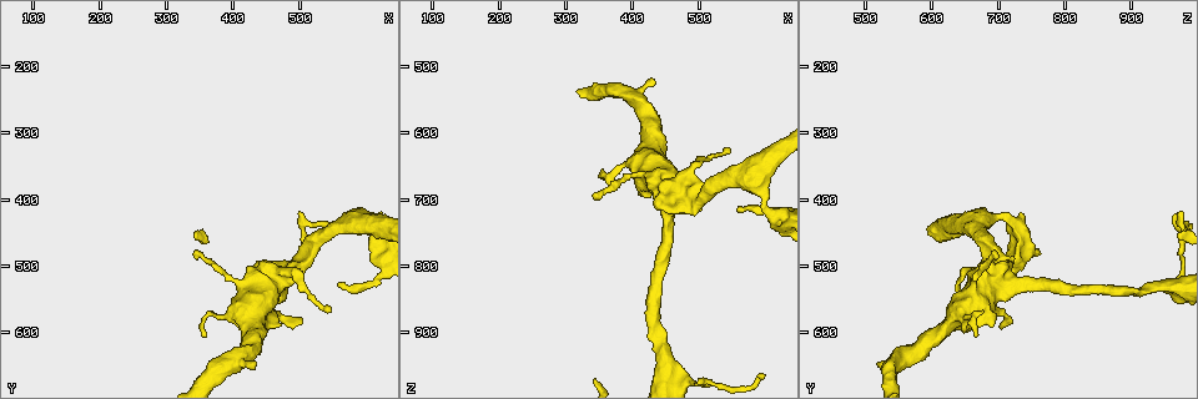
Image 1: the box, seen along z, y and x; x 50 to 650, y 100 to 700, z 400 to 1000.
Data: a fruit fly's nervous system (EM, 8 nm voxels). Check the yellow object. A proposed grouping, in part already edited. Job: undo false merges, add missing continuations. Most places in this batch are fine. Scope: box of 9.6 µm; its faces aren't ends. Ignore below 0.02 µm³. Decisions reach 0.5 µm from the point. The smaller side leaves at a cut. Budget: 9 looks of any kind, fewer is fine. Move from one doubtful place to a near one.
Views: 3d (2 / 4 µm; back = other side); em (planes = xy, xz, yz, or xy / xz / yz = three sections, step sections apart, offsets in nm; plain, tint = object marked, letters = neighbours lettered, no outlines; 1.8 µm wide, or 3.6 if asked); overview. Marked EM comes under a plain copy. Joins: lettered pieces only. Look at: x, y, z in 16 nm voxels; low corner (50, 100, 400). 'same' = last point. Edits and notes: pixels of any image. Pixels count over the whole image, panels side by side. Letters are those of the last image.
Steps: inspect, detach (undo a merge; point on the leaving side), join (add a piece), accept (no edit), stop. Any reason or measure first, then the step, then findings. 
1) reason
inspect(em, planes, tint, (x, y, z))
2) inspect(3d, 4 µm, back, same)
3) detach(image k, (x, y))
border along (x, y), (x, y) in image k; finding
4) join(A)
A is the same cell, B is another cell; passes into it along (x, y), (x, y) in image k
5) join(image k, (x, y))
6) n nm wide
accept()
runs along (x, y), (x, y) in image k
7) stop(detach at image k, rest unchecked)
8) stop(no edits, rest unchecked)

inspect(3d, 4 µm, (415, 570, 650))

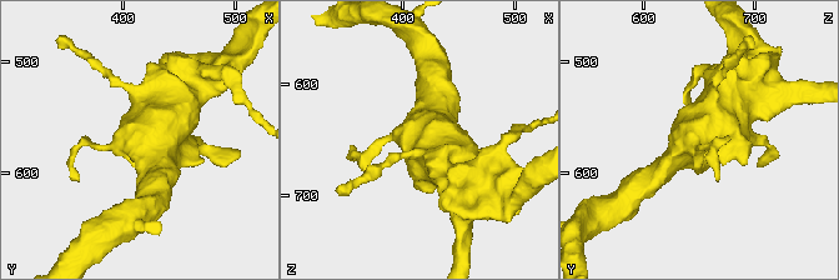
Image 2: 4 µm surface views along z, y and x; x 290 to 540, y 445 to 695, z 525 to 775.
inspect(em, 3.6 µm, xy, step 8, tint, (414, 566, 646))

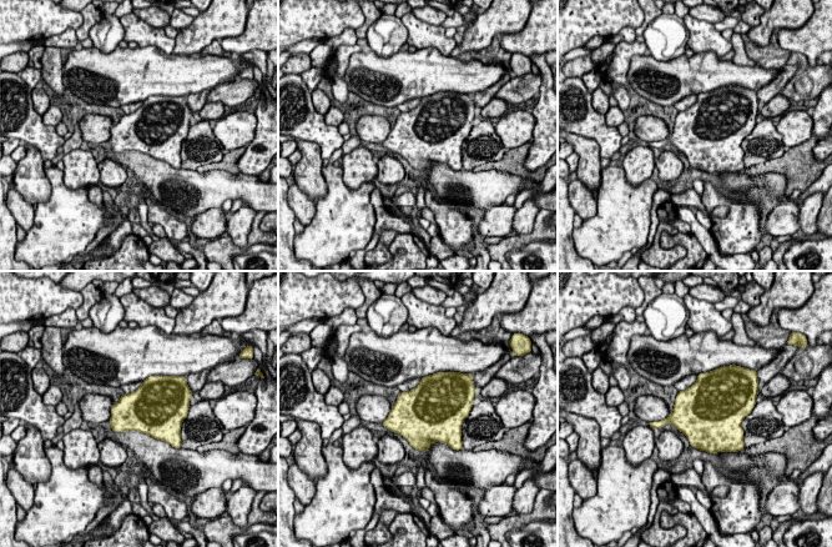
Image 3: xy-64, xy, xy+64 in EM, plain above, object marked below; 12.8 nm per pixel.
inspect(em, 3.6 µm, planes, letters, same)

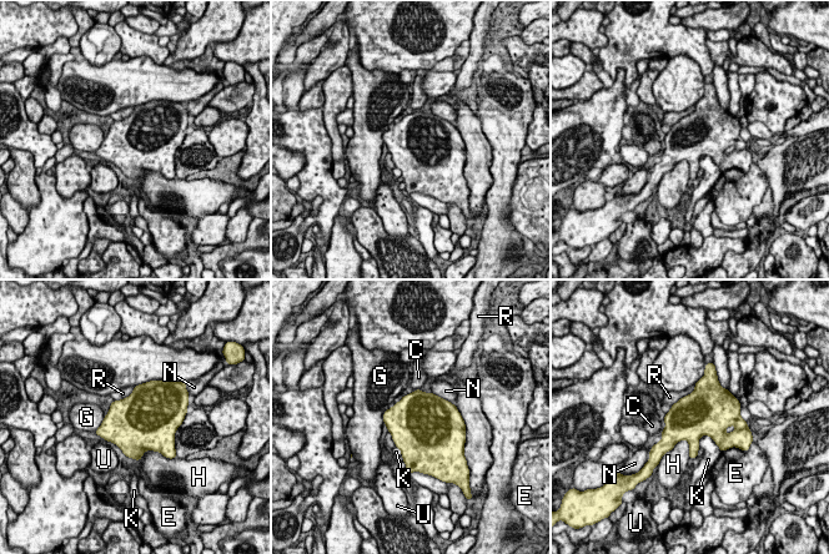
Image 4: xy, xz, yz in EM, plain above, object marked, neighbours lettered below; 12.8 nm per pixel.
accept()
C, E, G, H, K, N, R and U are other cells; border along (696, 386), (672, 406) in image 4; continuous, no second neuron

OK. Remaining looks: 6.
thick turns thin
inspect(3d, 4 µm, (570, 435, 665))

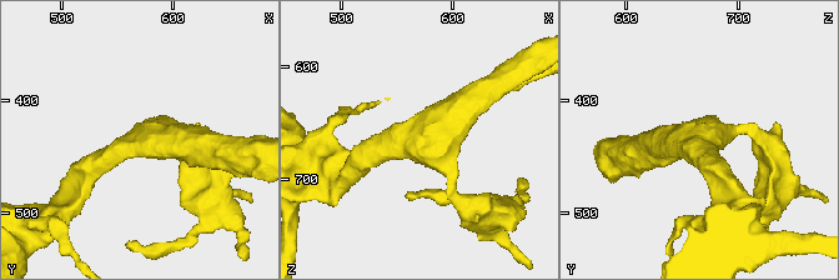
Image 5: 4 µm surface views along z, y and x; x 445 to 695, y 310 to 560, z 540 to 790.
shape alone is not enough
inspect(em, 3.6 µm, xz, step 4, tint, (574, 436, 666))

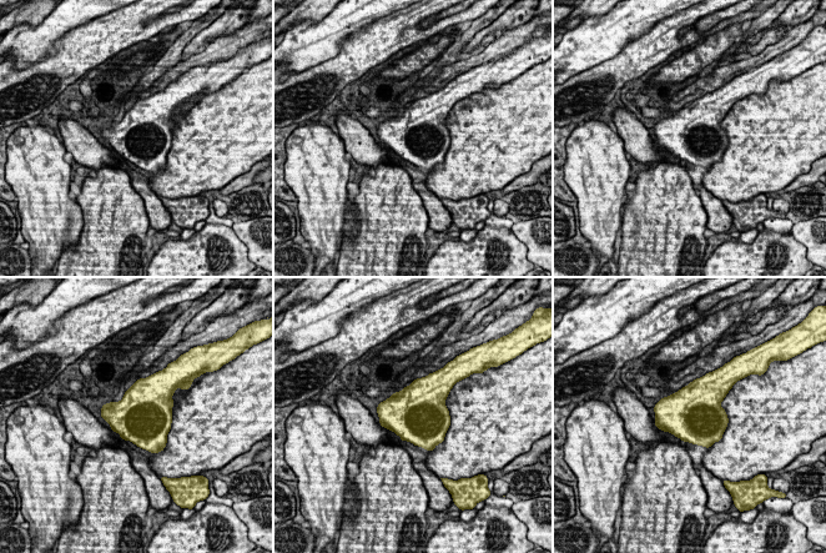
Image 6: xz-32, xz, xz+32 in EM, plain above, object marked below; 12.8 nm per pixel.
inspect(em, 3.6 µm, planes, letters, same)

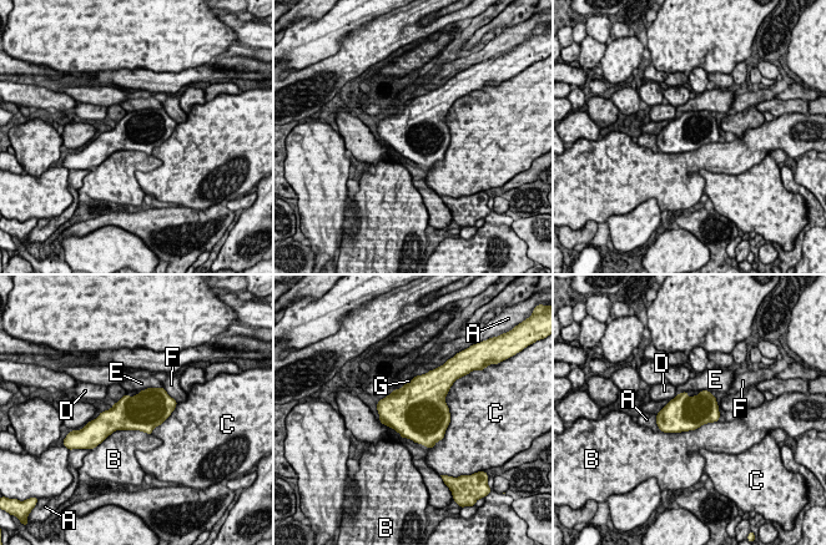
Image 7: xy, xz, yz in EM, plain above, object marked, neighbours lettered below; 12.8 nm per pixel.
accept()
A, B, C, D, E, F and G are other cells; one neuron here

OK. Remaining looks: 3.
long arm stops here
inspect(3d, 4 µm, (590, 420, 965))

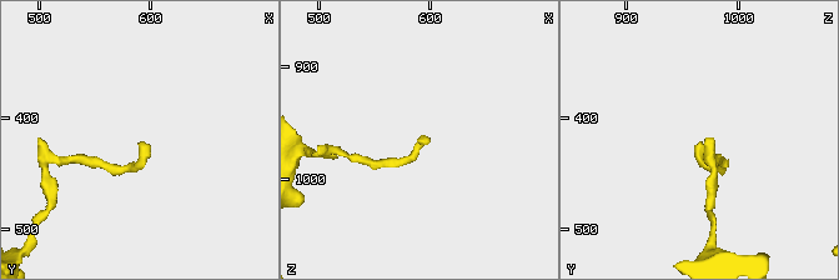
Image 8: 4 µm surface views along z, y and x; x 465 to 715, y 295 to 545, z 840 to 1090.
inspect(em, xy, step 8, letters, (588, 424, 964))

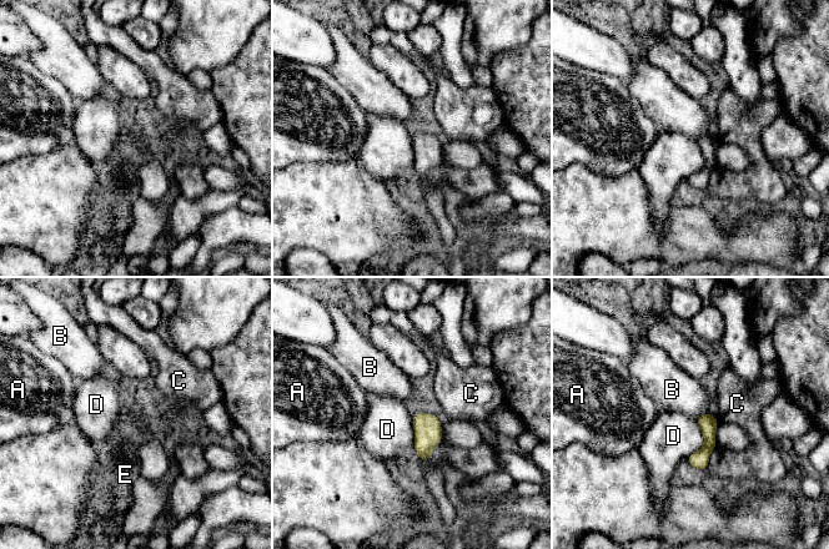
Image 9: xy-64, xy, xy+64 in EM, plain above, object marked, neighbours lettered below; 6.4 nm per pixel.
cut it another way
inspect(em, planes, letters, same)

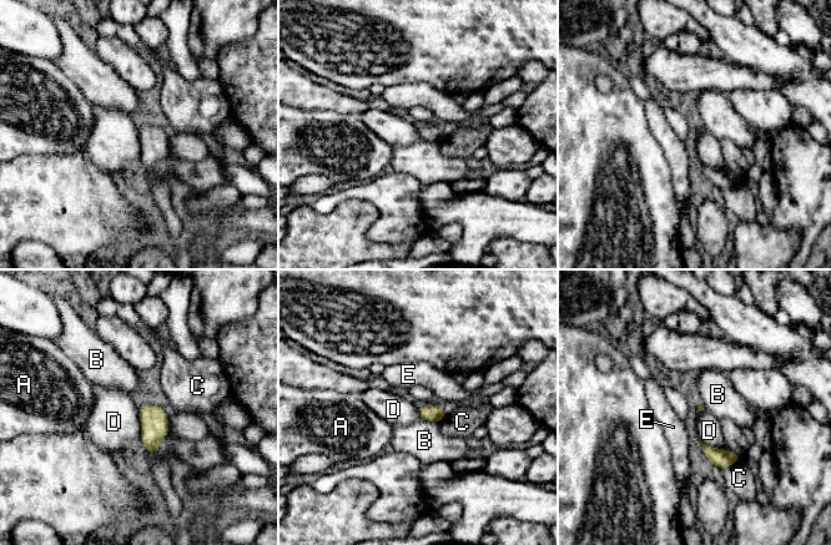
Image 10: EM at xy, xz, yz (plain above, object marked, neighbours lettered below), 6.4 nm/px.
accept()
A, B, C, D and E are other cells; border along (137, 408), (140, 437) in image 10; no lettered piece goes on from it

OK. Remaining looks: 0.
stop(no edits, rest unchecked)

